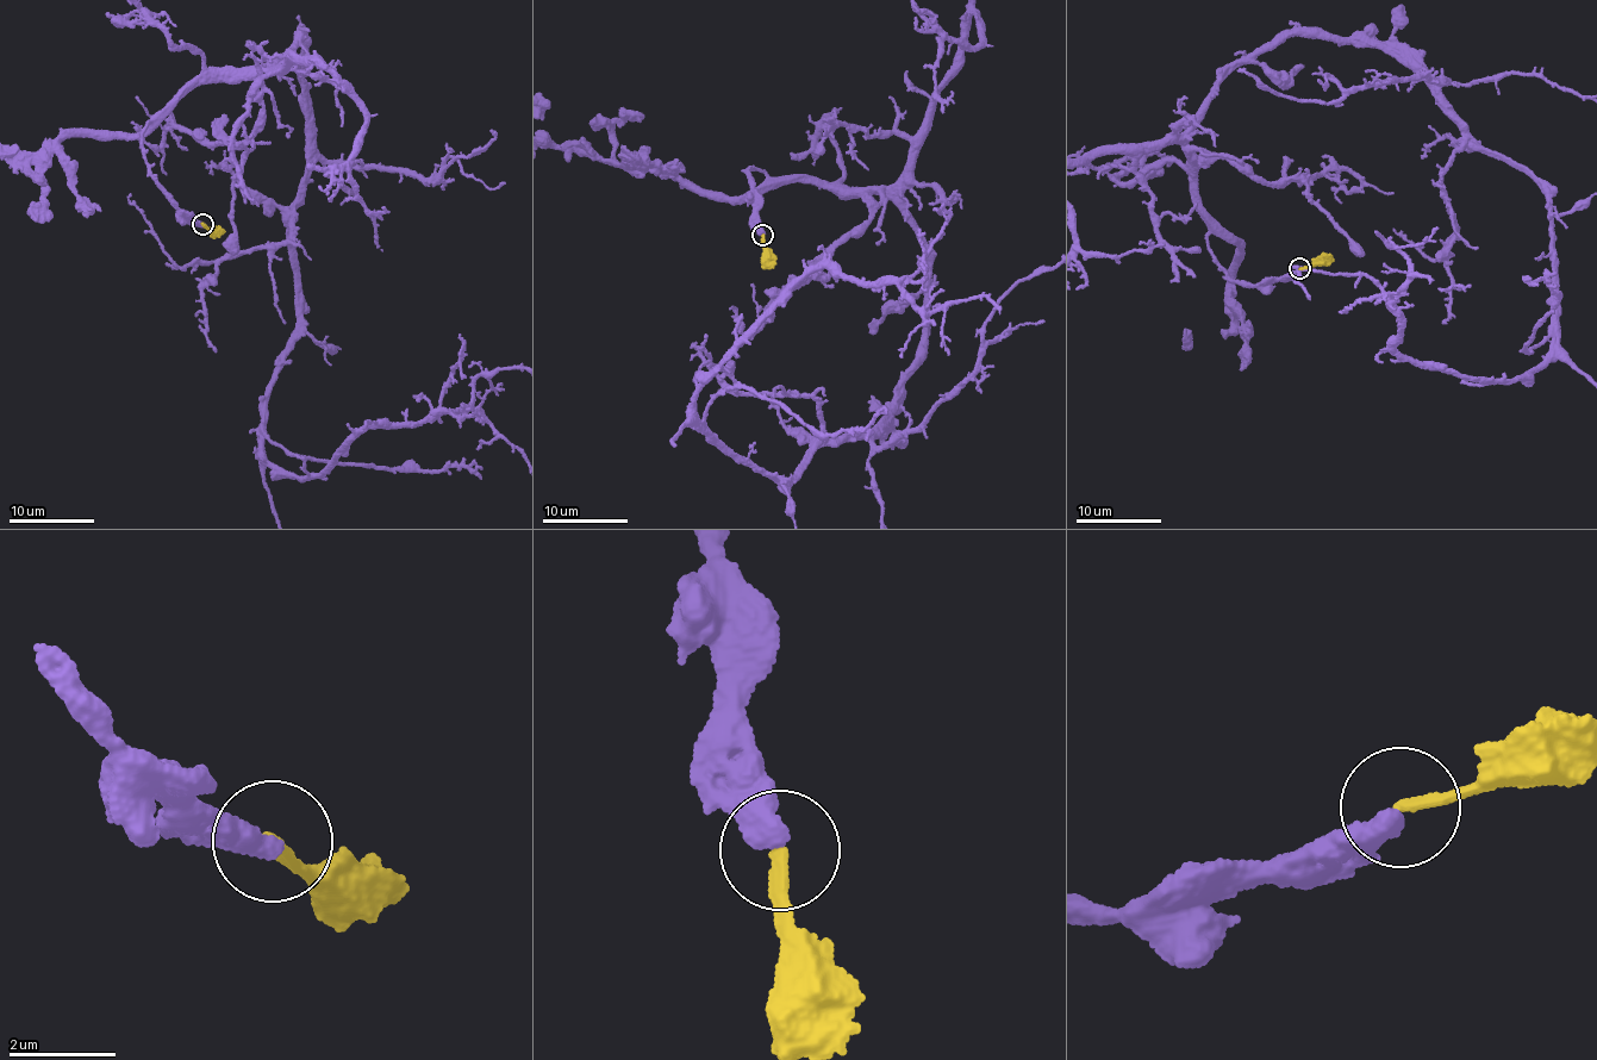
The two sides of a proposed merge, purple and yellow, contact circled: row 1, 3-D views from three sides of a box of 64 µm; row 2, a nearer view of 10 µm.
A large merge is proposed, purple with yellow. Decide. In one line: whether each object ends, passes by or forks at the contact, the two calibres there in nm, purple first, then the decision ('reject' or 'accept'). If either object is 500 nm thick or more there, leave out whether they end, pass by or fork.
500/280 nm | reject

